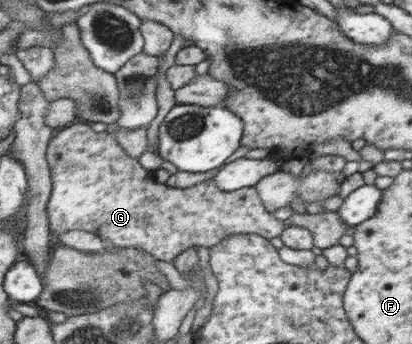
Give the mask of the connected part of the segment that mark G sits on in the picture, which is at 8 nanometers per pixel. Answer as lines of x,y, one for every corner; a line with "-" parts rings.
74,122
74,124
70,125
69,127
58,129
56,135
52,137
52,140
49,142
47,159
49,160
53,181
53,192
49,204
47,205
47,212
50,220
51,232
54,235
58,236
71,230
87,231
100,236
102,239
106,239
106,241
109,241
112,244
112,248
135,247
156,256
158,260
163,260
169,263
175,262
178,258
178,255
188,251
190,248
197,248
198,246
212,248
216,244
222,243
224,238
236,234
256,234
266,239
280,238
281,235
287,230
286,228
288,228
288,226
304,226
304,228
310,229
312,232
314,245
320,246
320,249
322,250
323,247
330,248
331,246
338,244
338,240
340,237
346,235
346,230
348,230
349,227
346,226
346,224
342,224
342,222
340,222
340,218
337,217
335,212
326,212
321,214
293,213
292,216
285,221
278,220
278,218
276,218
272,212
269,212
264,207
263,201
261,200
256,187
246,187
236,191
224,191
218,189
217,185
212,180
212,182
205,181
191,188
184,188
178,193
173,192
170,189
170,186
166,186
166,184
158,184
158,182
156,182
154,179
154,172
144,170
142,165
140,165
140,162
138,162
138,159
132,158
124,150
124,147
120,145
118,139
116,139
114,135
108,133
106,130
102,132
94,132
88,122

